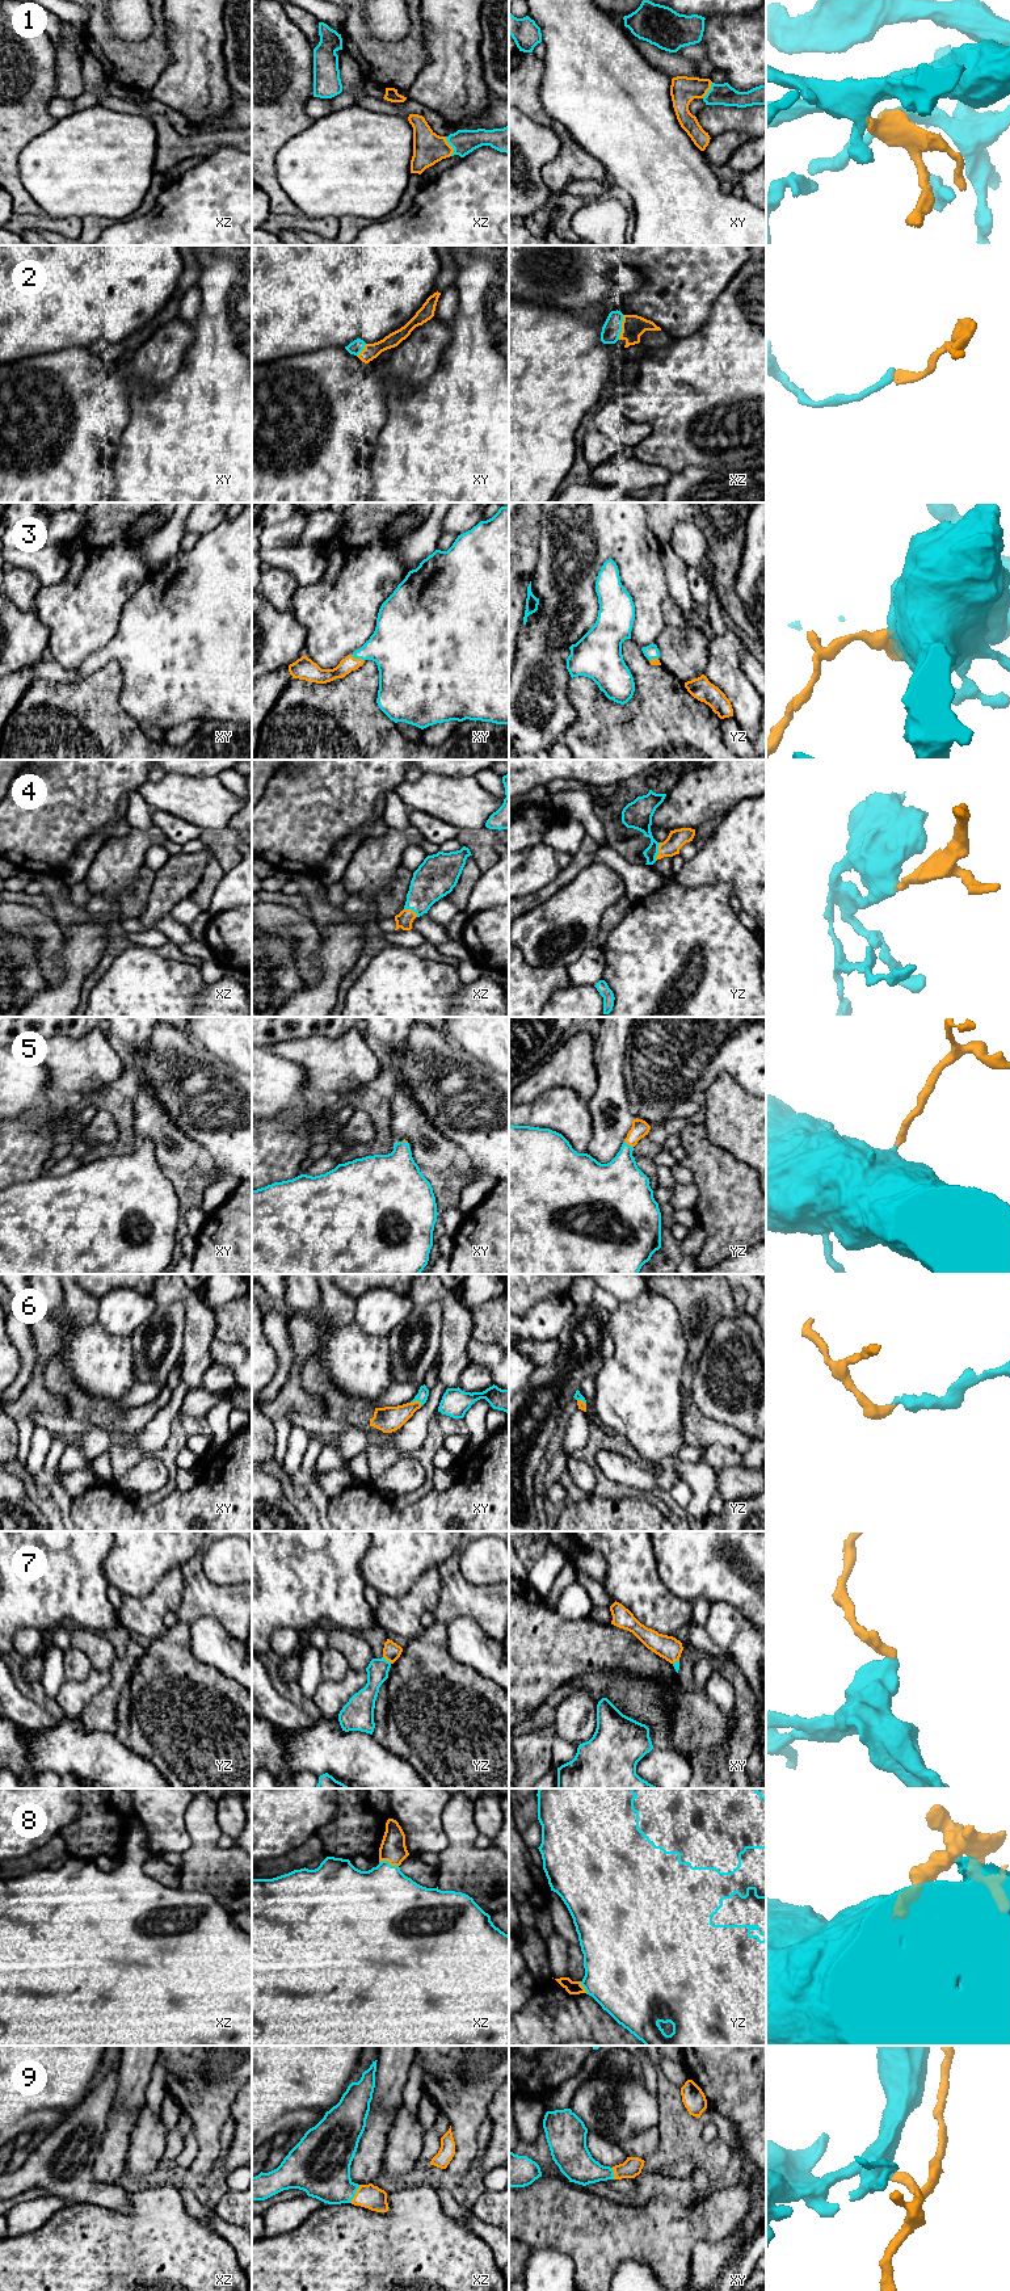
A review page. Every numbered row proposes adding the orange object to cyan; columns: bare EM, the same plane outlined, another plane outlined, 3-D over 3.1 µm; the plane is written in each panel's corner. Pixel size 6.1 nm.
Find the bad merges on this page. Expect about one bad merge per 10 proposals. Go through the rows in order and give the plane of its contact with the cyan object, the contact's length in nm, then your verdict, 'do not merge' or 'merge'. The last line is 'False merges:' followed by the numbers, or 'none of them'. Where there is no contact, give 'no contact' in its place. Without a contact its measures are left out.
1: meets cyan in xz; contact 130 nm long; merge
2: meets cyan in xz; contact 160 nm long; merge
3: meets cyan in xy; contact 90 nm long; merge
4: meets cyan in yz; contact 120 nm long; merge
5: meets cyan in yz; contact 70 nm long; merge
6: meets cyan in xy; contact 80 nm long; merge
7: meets cyan in yz; contact 70 nm long; merge
8: meets cyan in xz; contact 120 nm long; merge
9: meets cyan in xz; contact 130 nm long; merge
False merges: none of them

